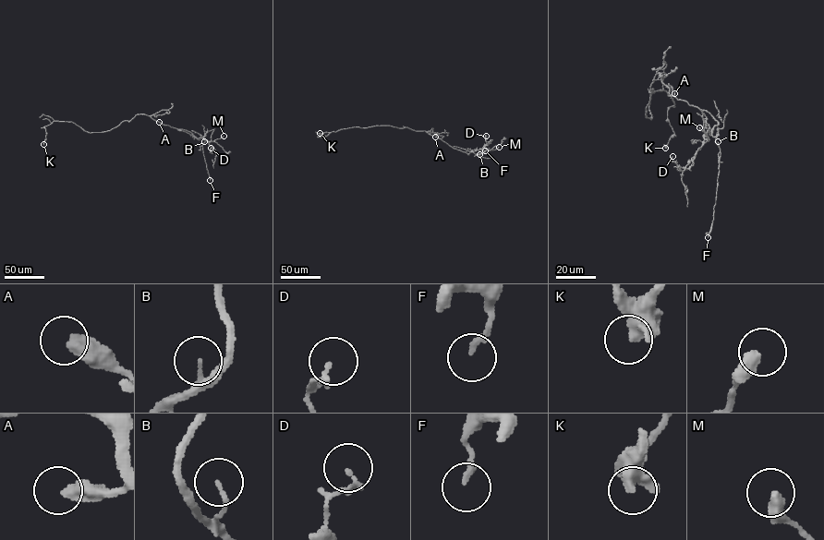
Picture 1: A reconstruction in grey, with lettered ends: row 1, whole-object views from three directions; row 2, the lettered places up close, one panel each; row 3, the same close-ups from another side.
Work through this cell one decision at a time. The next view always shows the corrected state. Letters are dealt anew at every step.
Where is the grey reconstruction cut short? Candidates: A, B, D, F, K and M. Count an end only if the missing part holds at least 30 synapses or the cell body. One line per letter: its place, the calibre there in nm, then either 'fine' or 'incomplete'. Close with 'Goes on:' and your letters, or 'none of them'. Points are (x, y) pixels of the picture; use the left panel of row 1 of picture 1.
A: at (159, 122); 440 nm thick; fine
B: at (204, 141); 120 nm thick; fine
D: at (211, 148); 170 nm thick; fine
F: at (210, 180); 170 nm thick; fine
K: at (43, 144); 340 nm thick; fine
M: at (224, 136); 400 nm thick; fine
Goes on: none of them

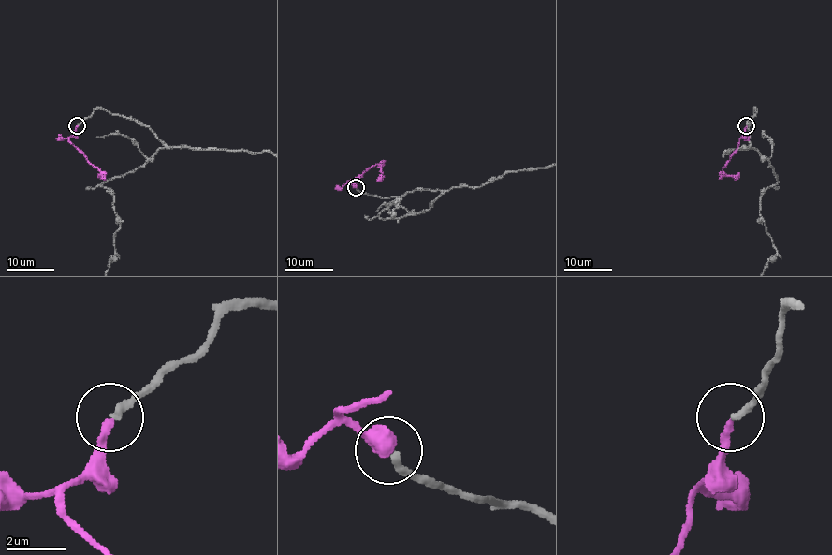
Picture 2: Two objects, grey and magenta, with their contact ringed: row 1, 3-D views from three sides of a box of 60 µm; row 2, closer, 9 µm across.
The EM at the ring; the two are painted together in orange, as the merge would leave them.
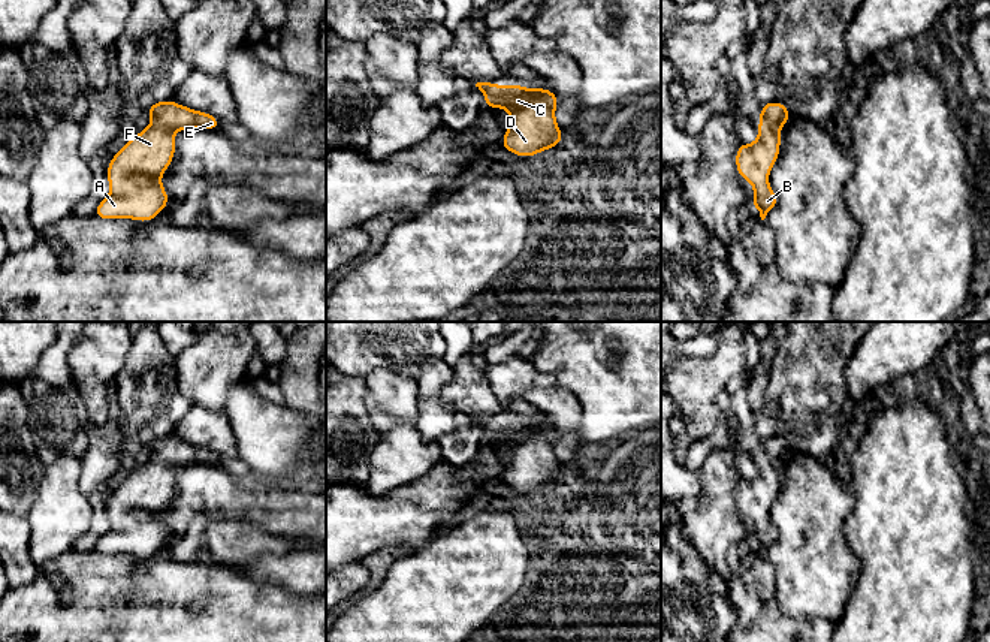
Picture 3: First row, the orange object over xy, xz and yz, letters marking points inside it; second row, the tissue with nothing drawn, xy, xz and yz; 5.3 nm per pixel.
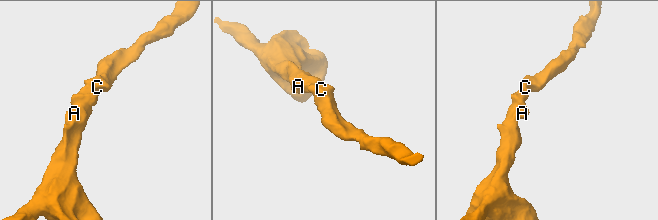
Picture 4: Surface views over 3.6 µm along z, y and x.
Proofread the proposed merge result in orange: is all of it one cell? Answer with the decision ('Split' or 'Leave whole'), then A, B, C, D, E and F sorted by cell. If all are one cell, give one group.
Leave whole. Groups: A B C D E F

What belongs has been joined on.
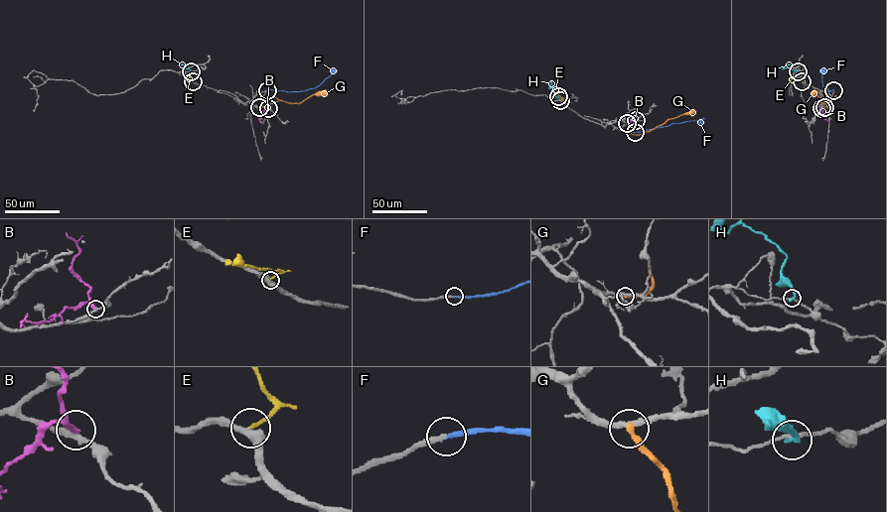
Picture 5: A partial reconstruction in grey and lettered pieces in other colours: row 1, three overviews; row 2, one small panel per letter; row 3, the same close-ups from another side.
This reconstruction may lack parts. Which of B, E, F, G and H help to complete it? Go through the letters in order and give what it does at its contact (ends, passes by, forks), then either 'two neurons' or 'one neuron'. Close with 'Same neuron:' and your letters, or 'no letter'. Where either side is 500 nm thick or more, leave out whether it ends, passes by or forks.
B: it ends | two neurons
E: it ends | two neurons
F: it ends | one neuron
G: it ends | two neurons
H: it ends | two neurons
Same neuron: F

